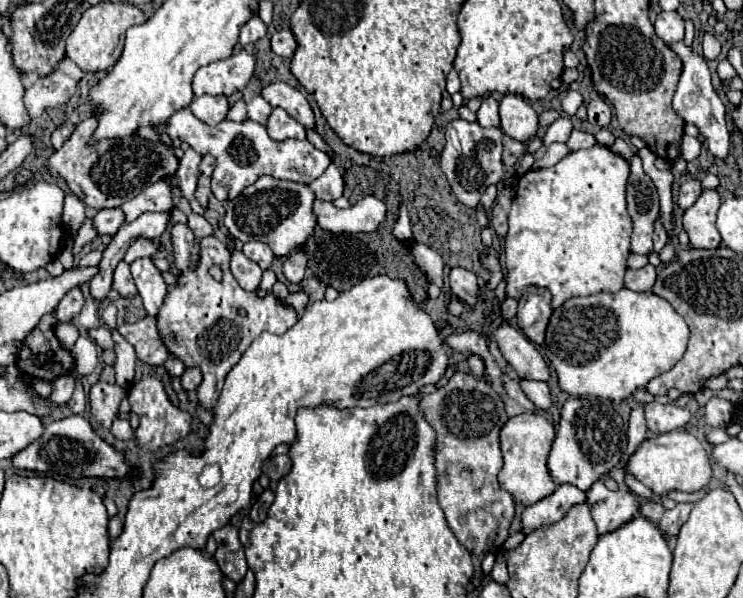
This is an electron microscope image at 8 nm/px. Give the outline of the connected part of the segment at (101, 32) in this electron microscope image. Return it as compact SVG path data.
M99 2L99 4L91 6L83 12L75 30L67 38L67 56L85 72L109 70L121 56L121 48L123 48L123 42L125 42L125 32L135 24L143 24L145 20L147 20L145 14L133 4Z

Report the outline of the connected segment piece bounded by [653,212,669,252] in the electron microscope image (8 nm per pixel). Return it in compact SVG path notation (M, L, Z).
M661 212L655 220L655 230L653 230L653 240L655 240L655 252L659 252L667 242L669 242L669 236L667 236L667 230L665 226L661 224Z

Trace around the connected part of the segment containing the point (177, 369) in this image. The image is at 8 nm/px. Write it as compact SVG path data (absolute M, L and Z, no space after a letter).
M169 355L168 359L164 363L164 369L172 377L181 377L185 371L184 364L173 355Z

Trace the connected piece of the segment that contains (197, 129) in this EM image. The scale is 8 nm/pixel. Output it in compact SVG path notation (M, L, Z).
M189 108L177 110L171 116L169 124L165 126L165 132L173 140L177 138L189 144L199 154L211 154L215 158L217 170L211 176L211 190L217 196L217 200L237 198L249 184L253 184L261 176L273 176L279 180L293 180L293 182L309 184L317 176L321 176L331 162L331 158L325 152L317 150L307 140L287 138L283 142L275 142L269 138L265 126L253 120L245 120L245 122L223 120L217 126L209 126L197 120L193 112L189 112Z

